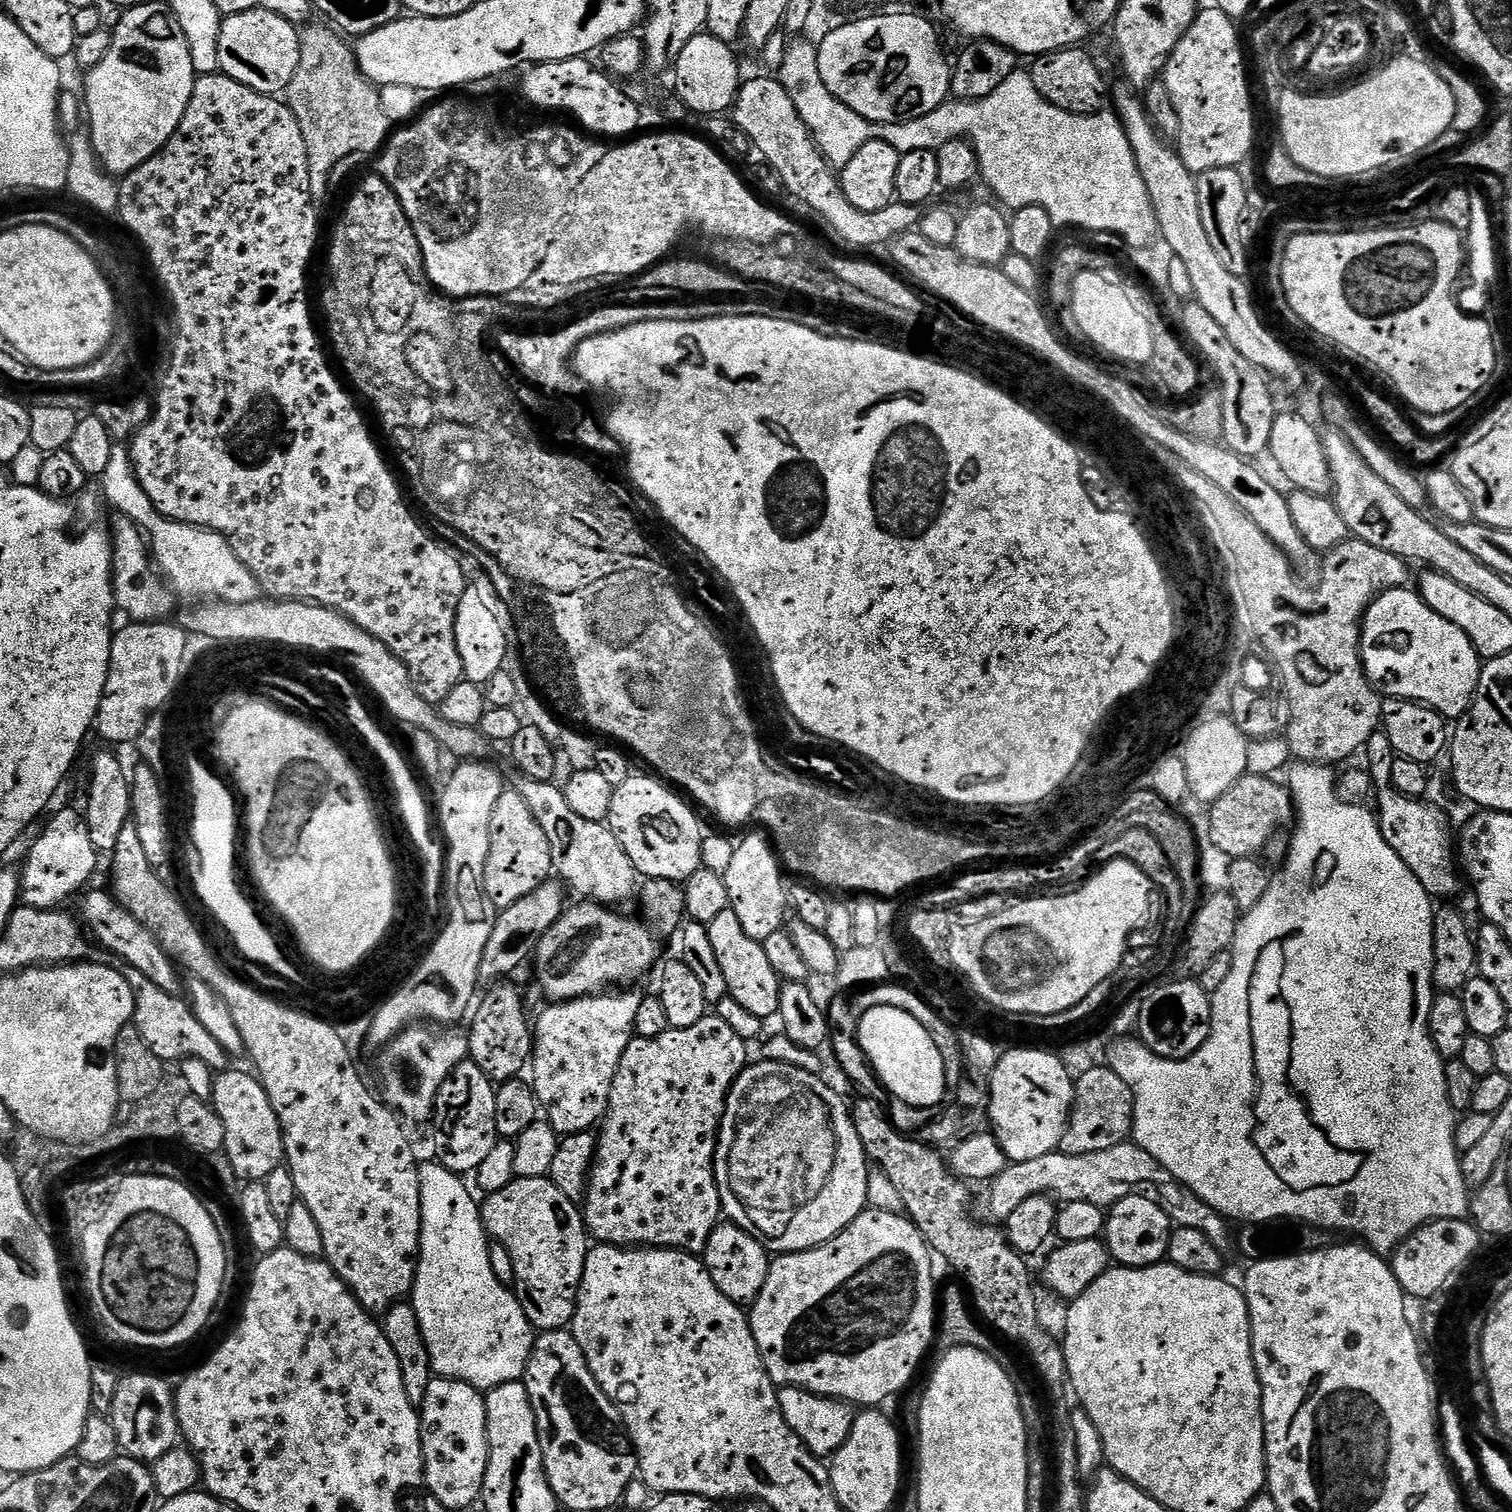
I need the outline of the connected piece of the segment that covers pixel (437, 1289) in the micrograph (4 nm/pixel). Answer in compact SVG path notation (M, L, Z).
M439 1162L420 1164L420 1259L416 1261L416 1280L412 1284L410 1303L422 1326L433 1373L440 1378L461 1380L487 1390L523 1377L532 1353L534 1329L516 1299L515 1291L495 1277L490 1266L490 1237L480 1216L481 1205L472 1197L473 1189L468 1189L460 1180L463 1179L457 1173Z

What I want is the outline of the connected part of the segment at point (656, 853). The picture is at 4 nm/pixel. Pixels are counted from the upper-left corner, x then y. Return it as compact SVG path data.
M634 774L622 782L612 793L606 823L641 877L688 882L702 868L700 855L705 833L700 832L699 818L688 809L689 801L679 800L667 783L656 780Z

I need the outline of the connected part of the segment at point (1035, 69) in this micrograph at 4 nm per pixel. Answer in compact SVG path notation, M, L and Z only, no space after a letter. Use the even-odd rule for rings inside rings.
M1077 46L1075 48L1063 48L1057 52L1047 52L1044 56L1035 57L1031 61L1032 68L1030 67L1030 75L1038 94L1042 94L1042 98L1046 98L1046 102L1058 106L1058 110L1066 110L1070 114L1078 114L1079 116L1093 116L1095 112L1105 111L1107 104L1104 103L1107 100L1109 103L1110 100L1108 84L1104 81L1104 76L1100 73L1095 58L1086 49L1087 47Z

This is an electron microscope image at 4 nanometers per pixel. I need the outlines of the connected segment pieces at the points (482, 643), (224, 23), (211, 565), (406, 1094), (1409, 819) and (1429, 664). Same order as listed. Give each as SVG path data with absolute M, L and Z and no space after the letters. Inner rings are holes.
M479 578L467 585L462 594L462 602L458 602L456 611L456 645L458 654L462 658L464 667L464 680L470 684L487 685L488 680L498 674L500 669L505 667L504 659L508 656L508 636L510 640L510 625L512 624L512 614L508 611L499 592L496 591L490 581L486 578Z
M259 8L221 19L218 62L223 75L250 86L255 92L276 96L287 89L299 61L300 32L297 25L286 22L286 18Z
M113 443L110 450L110 462L98 484L108 499L108 504L115 511L132 520L144 533L149 545L154 564L162 573L163 579L177 593L185 592L188 596L216 596L217 601L225 604L245 604L261 599L262 589L254 574L234 554L222 534L211 528L202 528L199 524L179 524L176 520L166 519L146 498L146 490L132 469L132 457L123 443Z
M413 1026L405 1028L389 1044L383 1045L381 1052L384 1053L380 1056L380 1080L384 1083L382 1099L405 1121L413 1120L420 1124L435 1113L442 1082L446 1082L448 1075L469 1055L467 1035L463 1031L456 1031L460 1030L444 1031L428 1026Z
M1377 730L1368 739L1367 752L1366 771L1372 777L1375 796L1377 795L1375 811L1378 813L1382 838L1386 838L1390 850L1394 850L1394 854L1398 854L1398 858L1402 858L1402 862L1410 866L1414 878L1422 882L1429 896L1439 898L1454 895L1460 888L1460 880L1462 881L1457 861L1454 859L1454 828L1452 832L1443 810L1427 804L1427 799L1403 796L1397 788L1393 788L1392 771L1397 755L1390 746L1390 738L1383 730Z
M1408 586L1386 590L1368 607L1360 630L1360 658L1364 662L1368 681L1385 697L1416 700L1419 704L1427 704L1445 718L1459 718L1472 707L1472 697L1476 694L1482 667L1482 657L1470 638L1466 638L1466 634L1458 630L1454 622L1446 622L1442 614L1430 610L1419 591Z

